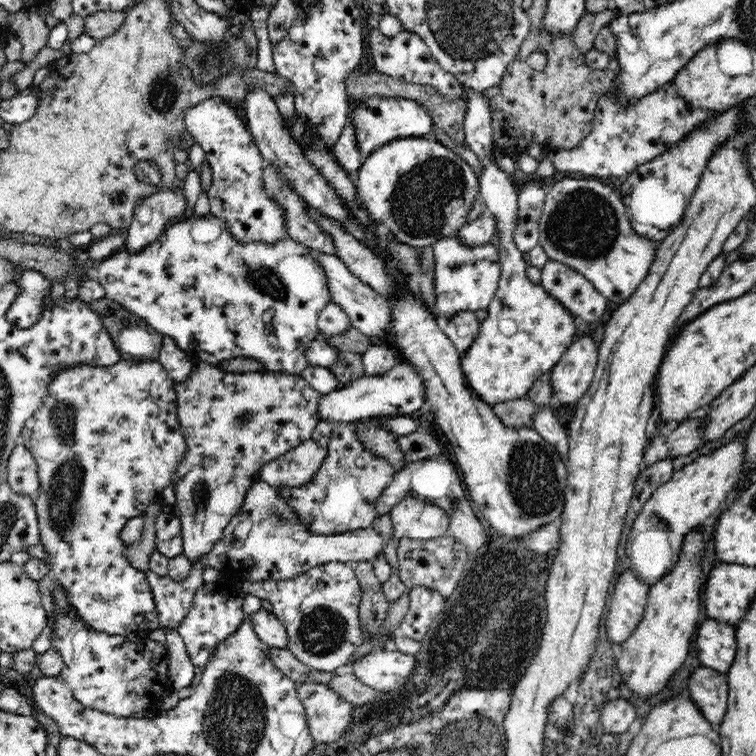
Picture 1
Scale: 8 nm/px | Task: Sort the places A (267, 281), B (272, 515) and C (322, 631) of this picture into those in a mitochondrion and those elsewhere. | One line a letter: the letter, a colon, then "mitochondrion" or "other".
A: mitochondrion
B: mitochondrion
C: mitochondrion

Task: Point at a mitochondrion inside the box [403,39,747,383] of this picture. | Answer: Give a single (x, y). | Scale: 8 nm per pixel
(583, 224)

